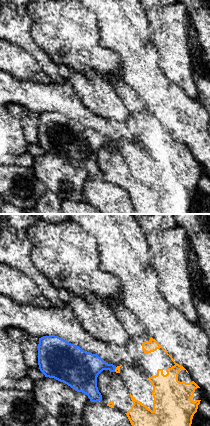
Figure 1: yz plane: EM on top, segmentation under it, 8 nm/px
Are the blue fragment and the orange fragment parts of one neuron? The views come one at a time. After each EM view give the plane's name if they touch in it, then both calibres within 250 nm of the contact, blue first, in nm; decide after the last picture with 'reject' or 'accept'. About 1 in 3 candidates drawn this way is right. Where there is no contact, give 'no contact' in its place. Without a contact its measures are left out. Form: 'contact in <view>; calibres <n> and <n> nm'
contact in yz; calibres 260 and 50 nm

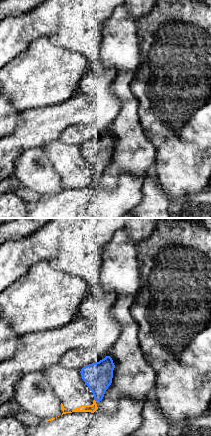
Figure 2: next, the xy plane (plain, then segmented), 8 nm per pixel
no contact

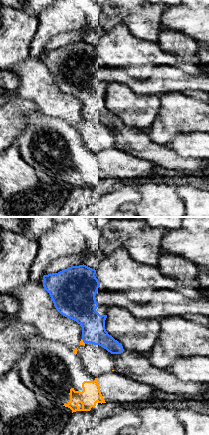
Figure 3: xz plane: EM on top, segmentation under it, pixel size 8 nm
contact in xz; calibres 200 and 30 nm

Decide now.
reject

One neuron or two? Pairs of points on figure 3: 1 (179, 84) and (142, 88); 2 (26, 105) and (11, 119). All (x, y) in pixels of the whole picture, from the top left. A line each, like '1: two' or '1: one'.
1: one
2: one

